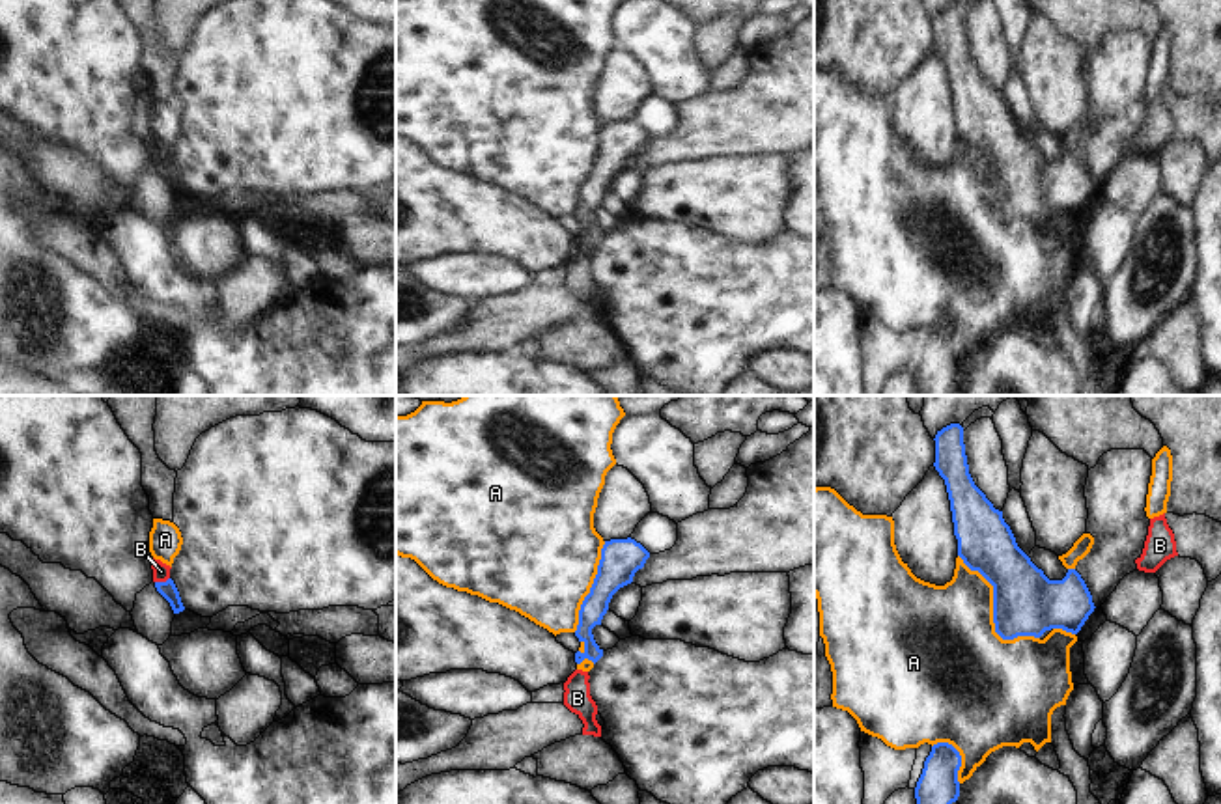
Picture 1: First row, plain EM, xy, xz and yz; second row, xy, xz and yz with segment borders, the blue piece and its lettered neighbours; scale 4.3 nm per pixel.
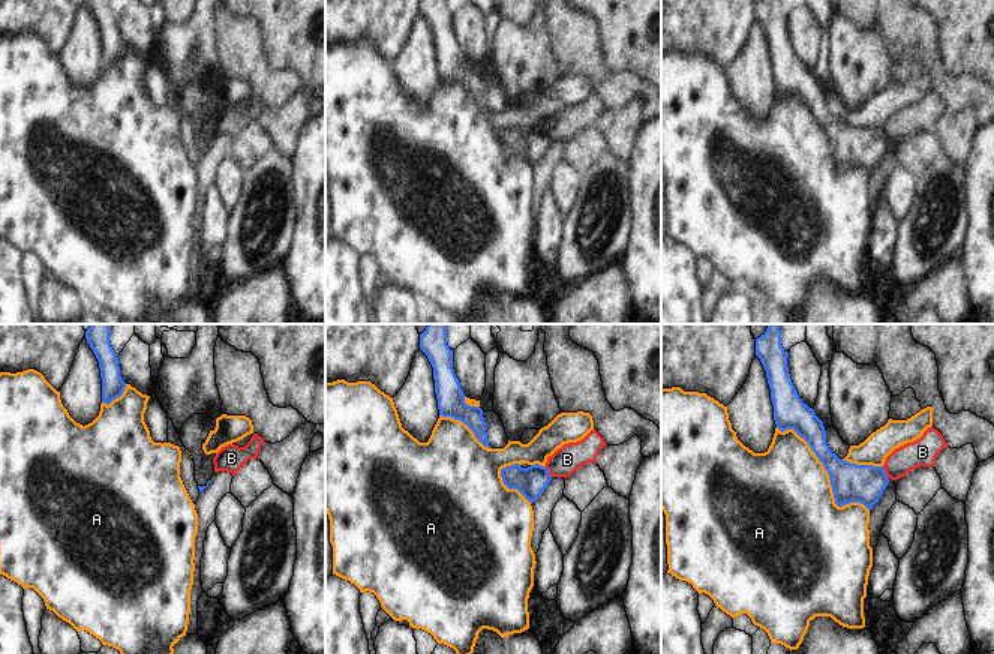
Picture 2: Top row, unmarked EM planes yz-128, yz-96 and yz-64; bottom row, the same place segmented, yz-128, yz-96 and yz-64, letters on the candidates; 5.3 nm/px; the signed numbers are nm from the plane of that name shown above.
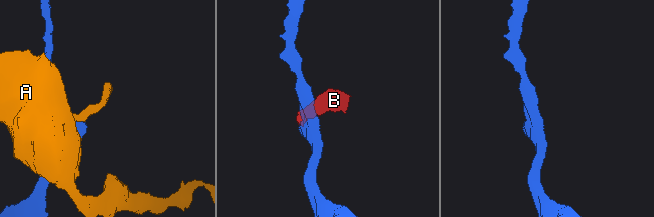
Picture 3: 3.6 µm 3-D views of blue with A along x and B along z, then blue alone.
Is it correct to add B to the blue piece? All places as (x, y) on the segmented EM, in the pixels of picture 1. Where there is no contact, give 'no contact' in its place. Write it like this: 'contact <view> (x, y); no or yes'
contact xy (161, 582); no

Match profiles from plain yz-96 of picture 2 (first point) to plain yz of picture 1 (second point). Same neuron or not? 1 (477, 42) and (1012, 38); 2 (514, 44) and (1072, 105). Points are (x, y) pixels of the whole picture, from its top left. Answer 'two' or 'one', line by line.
1: two
2: one

